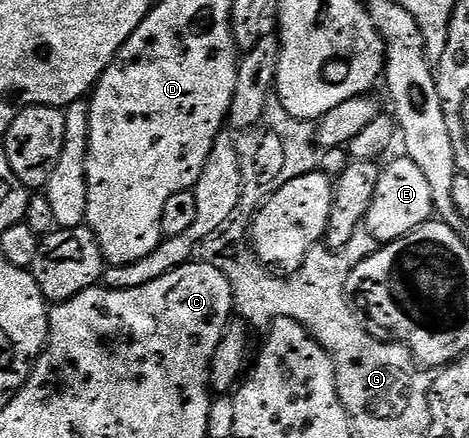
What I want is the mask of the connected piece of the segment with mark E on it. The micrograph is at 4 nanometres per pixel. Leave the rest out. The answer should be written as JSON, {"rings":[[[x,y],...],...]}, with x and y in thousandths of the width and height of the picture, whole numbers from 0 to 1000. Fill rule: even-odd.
{"rings":[[[853,358],[836,368],[827,381],[814,384],[804,413],[804,441],[795,441],[795,468],[787,468],[787,486],[778,502],[778,525],[808,559],[836,555],[889,523],[902,509],[921,507],[928,491],[923,438],[915,432],[915,411],[881,377],[881,368]]]}

